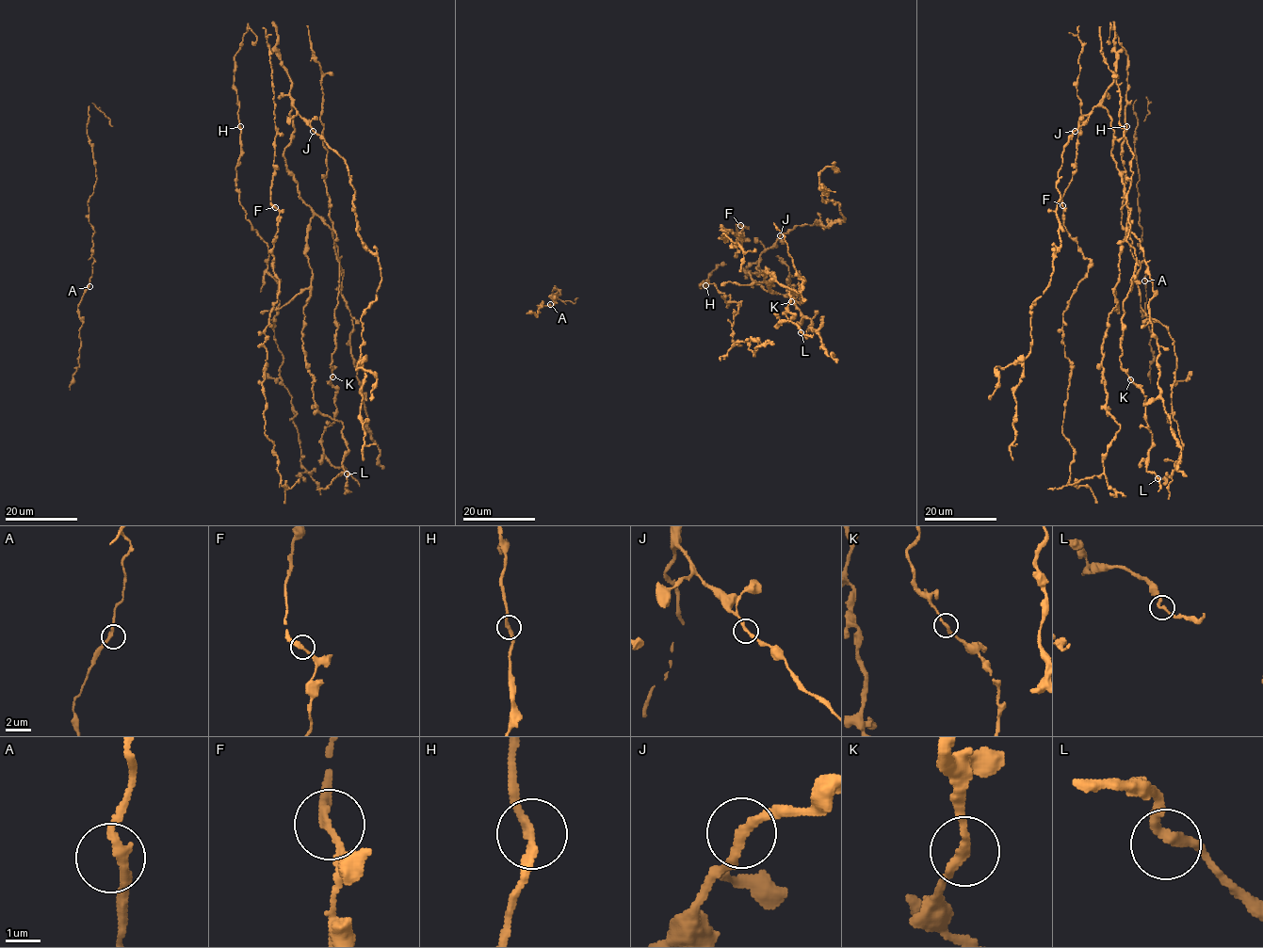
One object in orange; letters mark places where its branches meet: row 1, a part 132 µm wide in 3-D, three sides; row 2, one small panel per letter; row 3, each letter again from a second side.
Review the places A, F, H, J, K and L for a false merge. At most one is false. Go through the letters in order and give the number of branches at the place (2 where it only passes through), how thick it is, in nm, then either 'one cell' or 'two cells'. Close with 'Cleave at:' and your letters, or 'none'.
A: 2 branches meet; 240 nm thick; one cell
F: 2 branches meet; 220 nm thick; one cell
H: 2 branches meet; 240 nm thick; one cell
J: 2 branches meet; 240 nm thick; one cell
K: 2 branches meet; 240 nm thick; one cell
L: 2 branches meet; 240 nm thick; one cell
Cleave at: none

